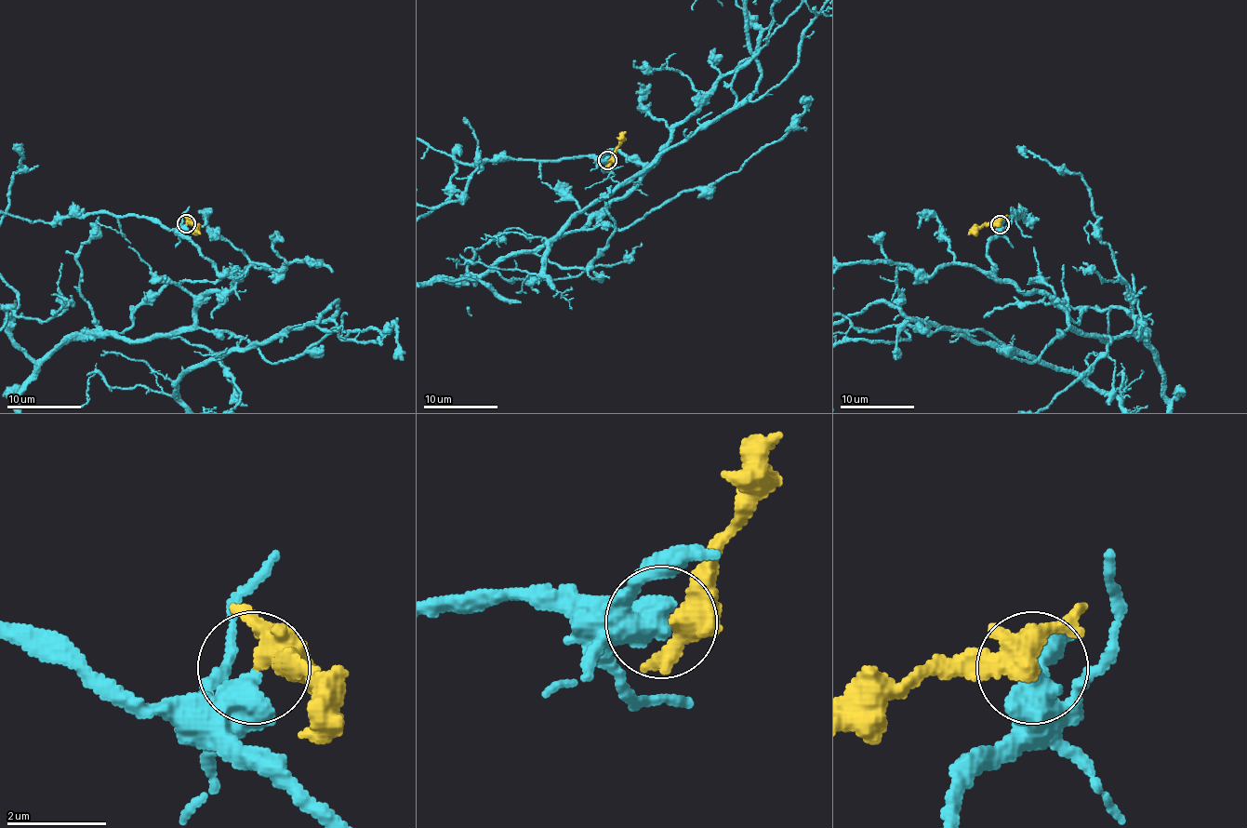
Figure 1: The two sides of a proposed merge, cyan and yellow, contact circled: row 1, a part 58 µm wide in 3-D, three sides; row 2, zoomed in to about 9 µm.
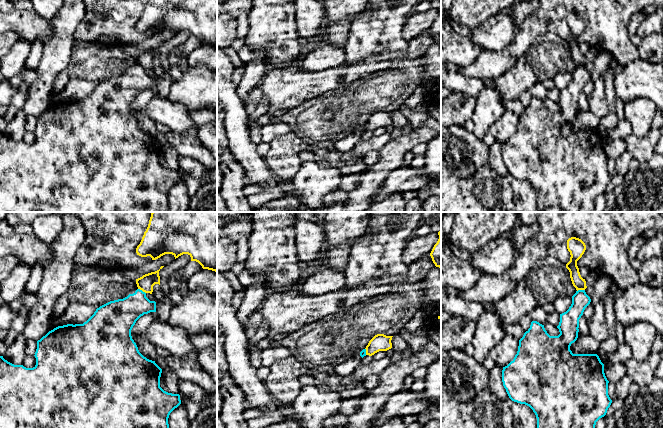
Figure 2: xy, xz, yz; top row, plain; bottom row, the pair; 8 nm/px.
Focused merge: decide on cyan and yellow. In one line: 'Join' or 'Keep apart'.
Keep apart

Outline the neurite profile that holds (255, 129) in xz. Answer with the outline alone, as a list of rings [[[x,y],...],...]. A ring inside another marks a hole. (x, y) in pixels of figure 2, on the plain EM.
[[[262,97],[258,102],[255,110],[249,114],[249,120],[251,121],[251,123],[249,124],[250,137],[256,145],[262,142],[261,139],[262,125],[258,124],[256,120],[262,115],[266,114],[267,111],[268,111],[267,100],[265,97]]]

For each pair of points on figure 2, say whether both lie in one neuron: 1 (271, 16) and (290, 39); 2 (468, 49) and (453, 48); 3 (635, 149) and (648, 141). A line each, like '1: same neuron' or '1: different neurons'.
1: same neuron
2: same neuron
3: same neuron

